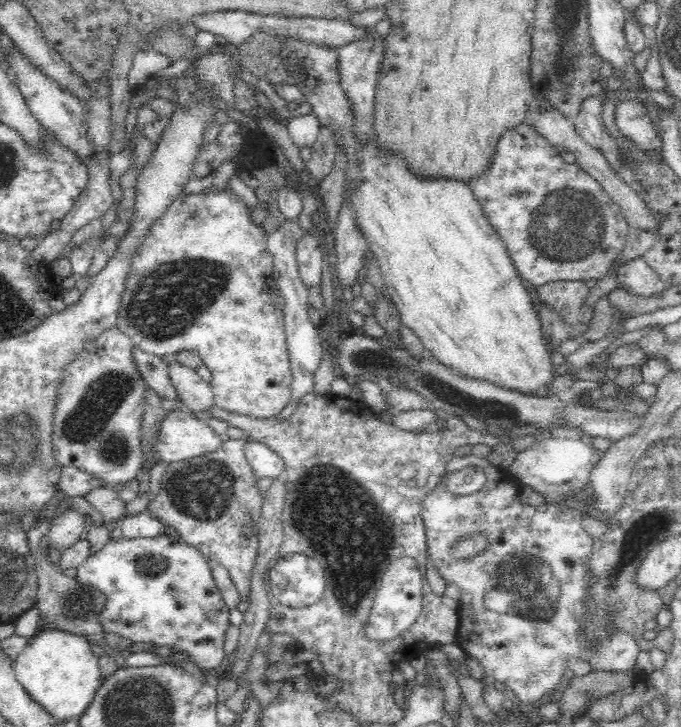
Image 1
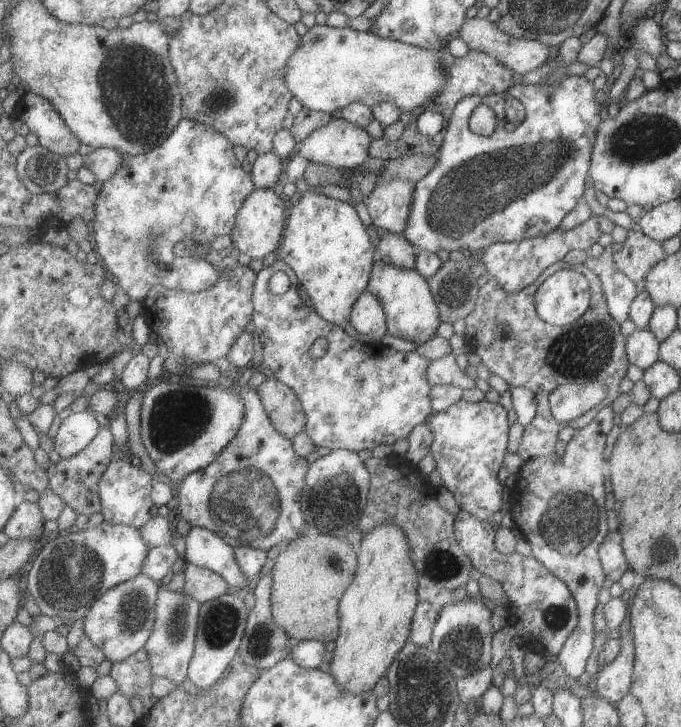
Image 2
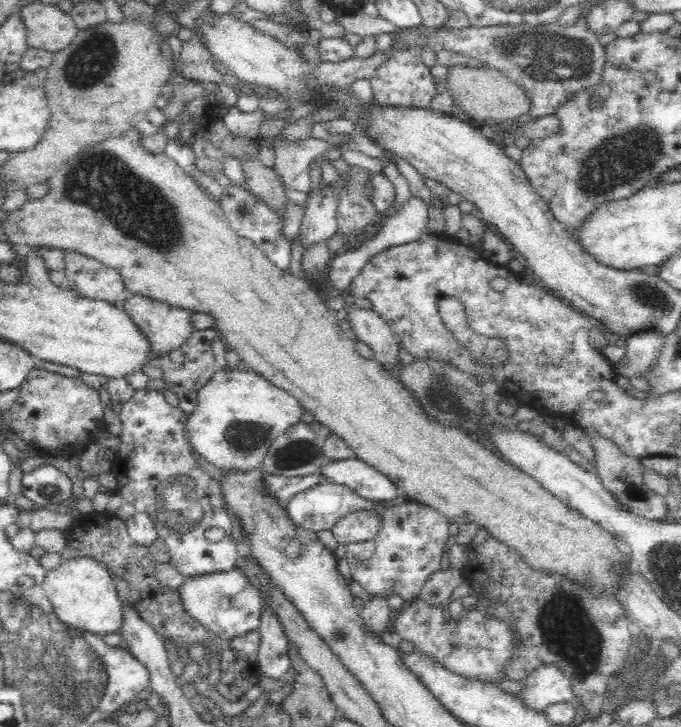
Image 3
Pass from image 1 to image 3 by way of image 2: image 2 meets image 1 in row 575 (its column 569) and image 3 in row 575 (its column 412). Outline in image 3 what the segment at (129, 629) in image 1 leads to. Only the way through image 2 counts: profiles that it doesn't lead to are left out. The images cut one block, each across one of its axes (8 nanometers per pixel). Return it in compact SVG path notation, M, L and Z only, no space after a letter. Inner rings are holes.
M237 566L225 573L185 577L185 582L176 592L186 613L220 641L232 640L246 632L256 630L261 624L261 591Z

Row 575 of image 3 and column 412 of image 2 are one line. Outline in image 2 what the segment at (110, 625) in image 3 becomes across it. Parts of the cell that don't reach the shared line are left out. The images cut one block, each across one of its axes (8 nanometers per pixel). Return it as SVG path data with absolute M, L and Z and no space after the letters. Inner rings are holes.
M315 24L302 36L302 45L291 55L286 80L287 86L302 106L315 111L338 115L340 110L353 102L360 102L368 107L392 102L400 111L412 111L435 98L435 94L445 88L447 70L443 70L436 50L409 45L397 39L379 38L367 31Z

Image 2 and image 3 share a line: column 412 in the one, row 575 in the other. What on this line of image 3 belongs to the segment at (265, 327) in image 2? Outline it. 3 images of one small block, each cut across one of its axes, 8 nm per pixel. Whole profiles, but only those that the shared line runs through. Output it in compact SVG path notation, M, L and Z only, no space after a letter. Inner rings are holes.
M324 480L294 494L284 507L294 524L314 532L331 529L342 517L354 510L379 513L381 529L377 542L368 544L364 560L348 559L351 578L370 595L388 598L390 594L398 594L406 602L413 601L421 594L428 578L441 568L444 544L450 535L450 522L431 506L414 500L394 503L371 501L358 496L347 486Z

